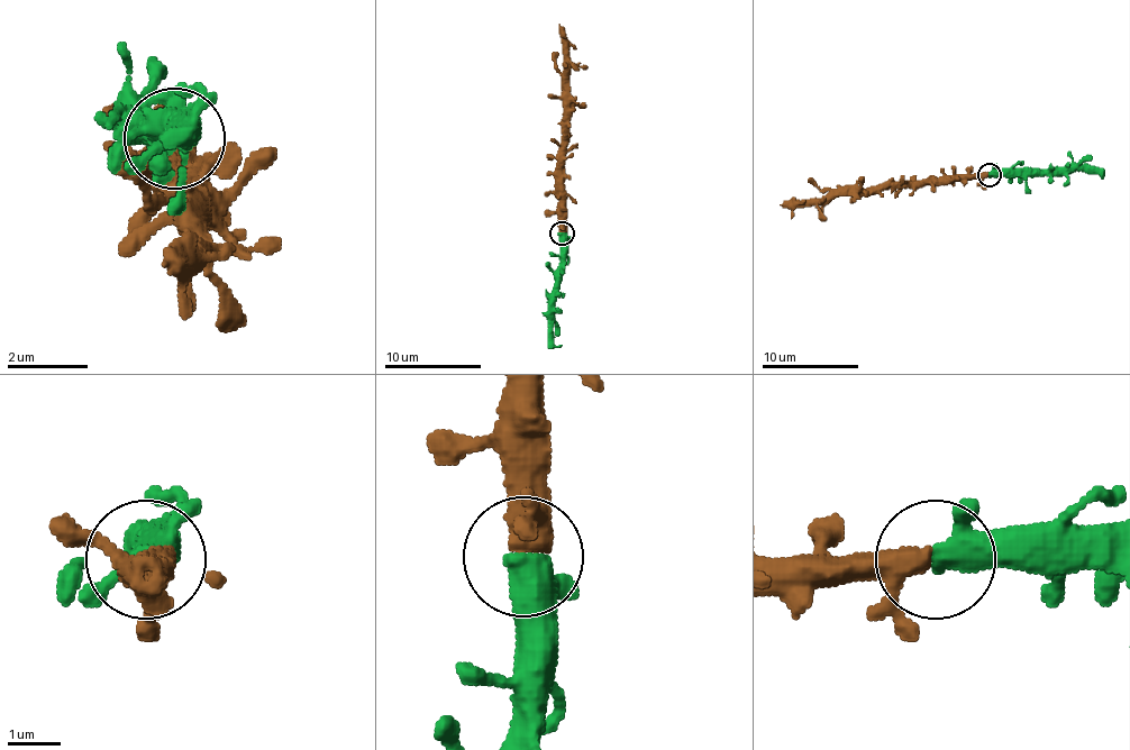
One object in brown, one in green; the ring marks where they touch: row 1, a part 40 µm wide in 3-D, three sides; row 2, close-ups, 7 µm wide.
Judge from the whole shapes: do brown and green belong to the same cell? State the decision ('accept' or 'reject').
accept

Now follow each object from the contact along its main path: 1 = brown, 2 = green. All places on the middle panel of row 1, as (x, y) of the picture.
1: (561, 232), (563, 29), (558, 25)
2: (561, 232), (561, 281), (554, 302), (552, 341), (561, 346)

